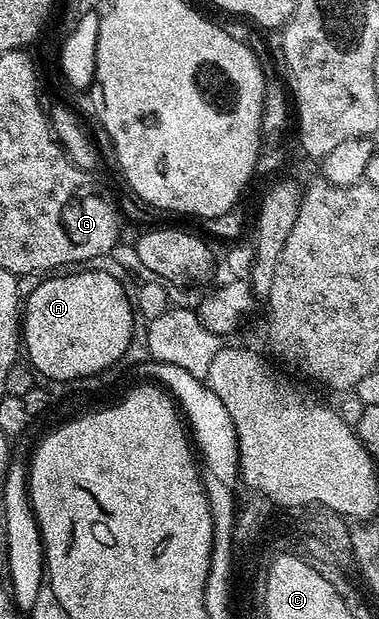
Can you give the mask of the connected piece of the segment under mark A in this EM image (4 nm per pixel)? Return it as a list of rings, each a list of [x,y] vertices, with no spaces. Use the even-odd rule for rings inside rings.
[[[63,272],[58,276],[44,277],[43,280],[25,298],[25,313],[21,318],[21,342],[25,347],[26,361],[44,379],[61,382],[94,376],[114,365],[129,348],[134,318],[137,315],[132,299],[127,299],[127,290],[122,286],[124,283],[105,272]]]

